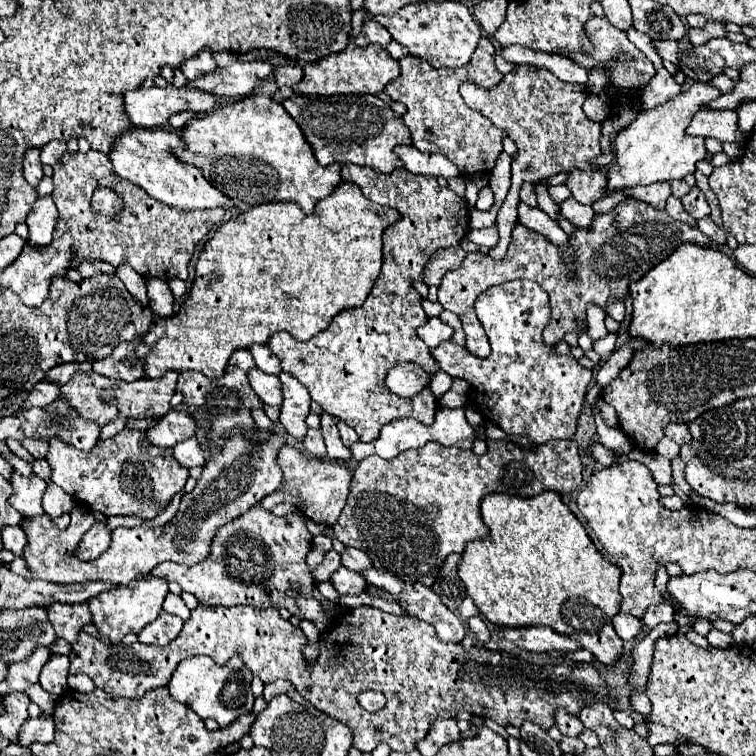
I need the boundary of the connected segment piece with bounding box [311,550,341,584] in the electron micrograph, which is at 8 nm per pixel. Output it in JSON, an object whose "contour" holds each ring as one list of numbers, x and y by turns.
{"contour":[[329,550,329,552,325,554,325,560,323,560,315,570,311,570,313,582,315,582,315,584,327,582,329,576,331,576,339,566,341,566,341,556,339,556,339,552,337,552,337,550]]}

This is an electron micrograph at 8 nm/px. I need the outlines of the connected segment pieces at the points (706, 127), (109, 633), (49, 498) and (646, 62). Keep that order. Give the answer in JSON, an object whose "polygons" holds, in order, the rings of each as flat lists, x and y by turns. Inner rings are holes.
{"polygons":[[[701,110,691,120,687,134,691,136,713,136,719,142,737,142,745,144,749,136,739,130,737,126,737,112,735,110]],[[163,578,139,580,139,582,131,582,129,586,113,586,111,590,101,592,99,596,89,600,93,624,97,624,101,636,107,636,113,644,119,644,125,634,129,632,137,634,143,626,147,626,157,618,167,594,169,594,169,582,165,582]],[[53,482,47,486,41,504,43,504,45,514,49,514,51,518,57,518,57,516,61,516,61,514,67,514,67,512,71,512,71,510,77,506,75,498,71,498,71,494,63,492,63,490,61,490,57,484,53,484]],[[599,16,589,18,589,22,585,22,585,34,593,42,593,52,589,52,589,54,581,54,581,52,577,52,577,54,559,52,559,54,571,58,575,64,583,66,587,72,591,72,595,68,603,68,607,72,607,78,609,78,609,84,607,86,615,90,611,94,613,96,611,116,601,124,601,156,593,158,593,164,597,168,605,168,613,160,613,146,611,146,613,144,611,142,613,136,617,132,625,130,637,118,637,114,641,112,641,92,649,84,649,80,655,76,657,70,655,70,653,62,635,44,629,42,629,38,625,36,625,32,623,30,617,30,615,26,611,26,607,22,607,18,599,18]]]}

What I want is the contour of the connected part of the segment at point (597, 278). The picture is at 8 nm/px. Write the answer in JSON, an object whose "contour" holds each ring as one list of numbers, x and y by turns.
{"contour":[[629,198,619,202,611,212,595,216,589,230,575,230,575,234,571,236,571,244,575,248,575,270,579,278,569,278,567,268,561,260,561,250,541,234,525,228,523,224,517,224,513,228,511,244,503,260,491,260,487,254,481,252,469,252,457,270,443,276,443,282,439,286,439,304,461,318,463,330,467,334,465,348,473,356,485,358,491,352,489,340,473,312,473,300,491,286,509,282,513,278,533,280,549,294,551,318,543,330,543,338,545,342,549,342,549,346,555,346,557,340,561,340,567,332,575,332,577,336,581,334,577,318,585,318,587,304,595,302,605,308,611,294,611,280,613,298,623,300,629,294,631,280,641,280,653,266,663,262,669,254,673,254,673,250,677,250,677,246,685,242,703,248,713,246,713,240,705,236,699,228,669,218,663,208,653,208,651,204]]}

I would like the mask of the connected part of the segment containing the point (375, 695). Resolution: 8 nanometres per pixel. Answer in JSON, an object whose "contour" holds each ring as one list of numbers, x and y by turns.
{"contour":[[361,692,359,694,359,706,367,712,377,712,385,706,385,696,381,692]]}

